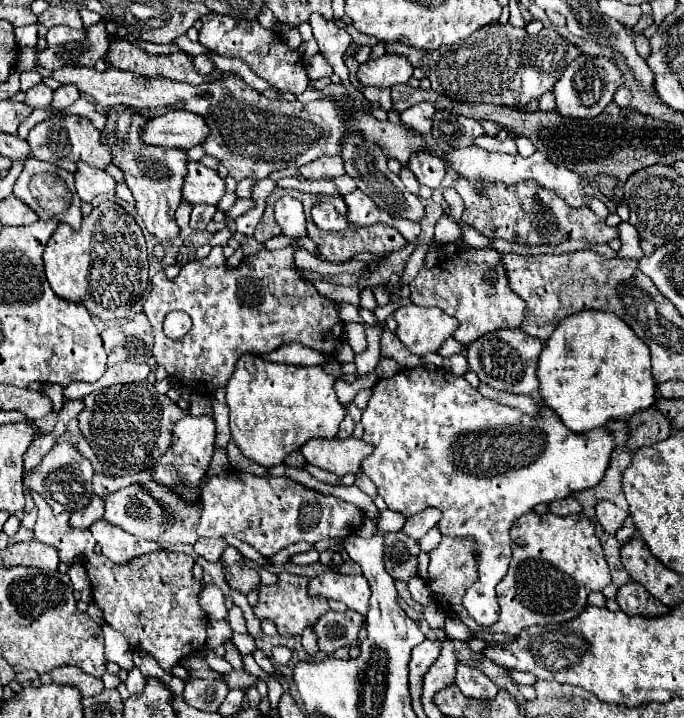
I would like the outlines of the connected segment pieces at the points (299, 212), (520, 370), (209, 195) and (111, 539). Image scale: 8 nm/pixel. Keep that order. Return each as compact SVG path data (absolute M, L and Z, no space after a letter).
M283 196L275 204L277 224L283 226L285 236L303 238L305 236L305 214L303 204L293 196Z
M497 330L477 338L467 348L469 370L473 370L479 380L495 390L513 392L513 394L535 394L539 382L535 378L537 358L541 354L541 342L537 338L529 338L521 330Z
M189 162L187 178L181 188L183 200L189 204L217 204L225 194L225 182L215 170L201 166L199 162Z
M105 520L95 522L95 526L91 526L91 534L101 546L103 556L113 560L115 564L127 564L129 560L143 556L147 552L155 552L159 548L155 542L127 534L125 530L115 528Z

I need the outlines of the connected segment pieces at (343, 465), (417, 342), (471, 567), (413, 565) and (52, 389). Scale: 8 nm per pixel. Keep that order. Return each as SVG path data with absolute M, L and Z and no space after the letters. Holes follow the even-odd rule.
M313 438L301 448L301 454L307 464L333 472L337 476L345 476L357 474L361 470L363 458L371 454L371 444L357 438L345 440Z
M415 304L397 308L393 316L397 320L397 338L417 356L437 352L459 326L455 318L439 308L423 308Z
M443 538L441 544L429 554L431 564L429 564L429 586L433 590L435 600L443 604L449 604L455 616L473 632L483 632L483 628L467 614L467 610L461 604L461 598L465 590L471 587L477 581L477 558L474 554L475 542L471 539ZM464 541L464 542L461 542Z
M389 532L385 534L385 556L383 564L385 570L395 580L409 580L417 576L417 556L419 544L413 538L407 538L403 532Z
M44 384L44 392L52 401L53 412L59 413L63 406L63 387L58 384Z

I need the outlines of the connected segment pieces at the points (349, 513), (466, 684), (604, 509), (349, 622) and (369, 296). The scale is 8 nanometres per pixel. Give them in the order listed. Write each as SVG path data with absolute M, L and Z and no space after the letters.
M229 470L225 476L207 480L201 492L203 512L197 534L205 538L235 536L253 546L261 556L271 558L295 542L319 542L325 538L347 538L357 532L363 514L357 506L335 496L323 496L289 478L259 478L243 470Z
M457 662L457 674L455 674L455 684L463 694L469 694L469 698L477 700L491 700L497 694L497 686L477 668L471 668L463 662Z
M599 502L599 506L595 506L595 510L597 510L597 520L607 534L617 532L629 516L625 510L615 506L613 502Z
M329 610L313 626L319 650L325 654L333 654L337 648L355 644L361 624L363 624L363 614L359 614L359 612Z
M363 288L361 290L361 294L359 294L359 308L365 308L365 310L375 310L377 308L371 288Z

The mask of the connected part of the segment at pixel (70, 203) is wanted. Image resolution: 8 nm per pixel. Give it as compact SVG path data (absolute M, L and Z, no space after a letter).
M35 158L25 162L23 172L19 174L13 194L25 202L39 218L55 218L57 222L65 222L71 228L81 226L81 200L75 190L75 178L67 170L59 170L57 166L51 166L49 162L39 162Z

